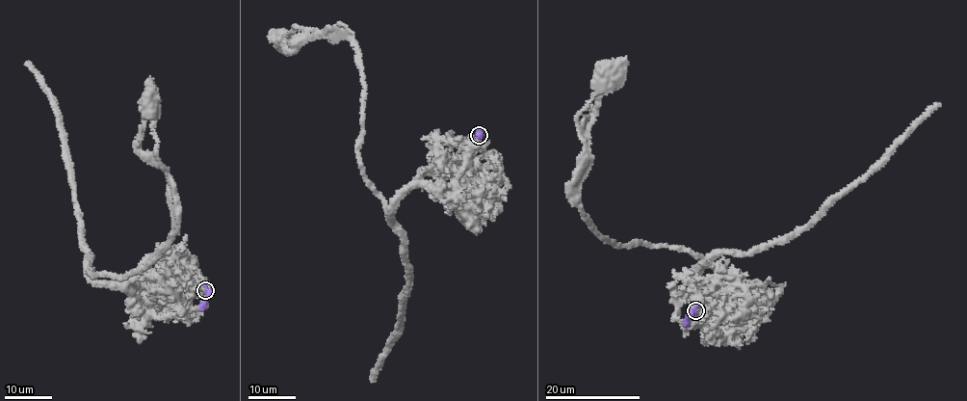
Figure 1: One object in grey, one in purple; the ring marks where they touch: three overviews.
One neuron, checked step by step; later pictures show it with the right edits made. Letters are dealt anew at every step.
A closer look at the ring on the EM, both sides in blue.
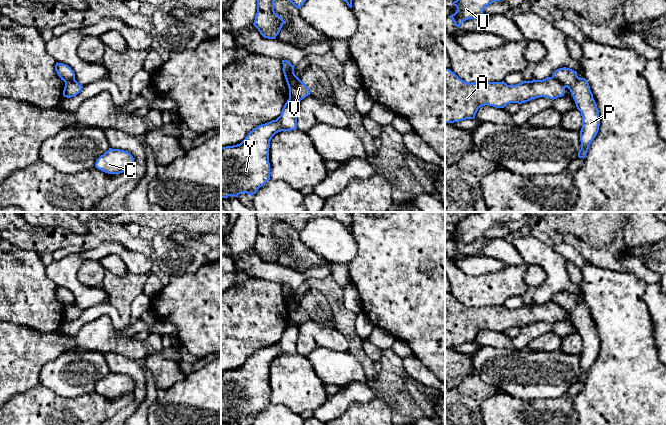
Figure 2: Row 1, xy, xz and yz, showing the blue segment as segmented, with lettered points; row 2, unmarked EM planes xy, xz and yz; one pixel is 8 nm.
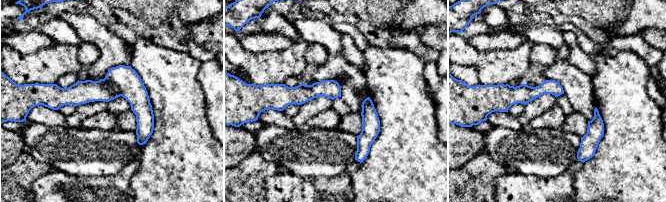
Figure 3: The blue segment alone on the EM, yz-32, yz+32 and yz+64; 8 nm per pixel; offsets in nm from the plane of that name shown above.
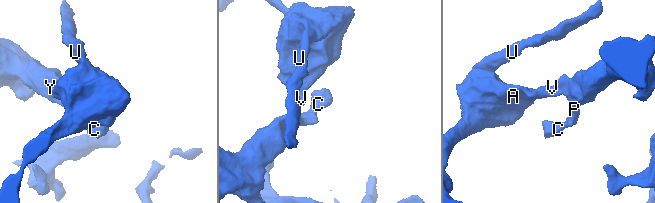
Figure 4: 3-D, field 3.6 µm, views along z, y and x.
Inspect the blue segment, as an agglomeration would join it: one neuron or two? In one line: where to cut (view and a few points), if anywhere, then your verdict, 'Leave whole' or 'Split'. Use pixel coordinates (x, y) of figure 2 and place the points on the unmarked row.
Split along yz (552, 300), (565, 311). Split

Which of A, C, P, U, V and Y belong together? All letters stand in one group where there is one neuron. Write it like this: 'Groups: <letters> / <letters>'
Groups: A U V / C P Y

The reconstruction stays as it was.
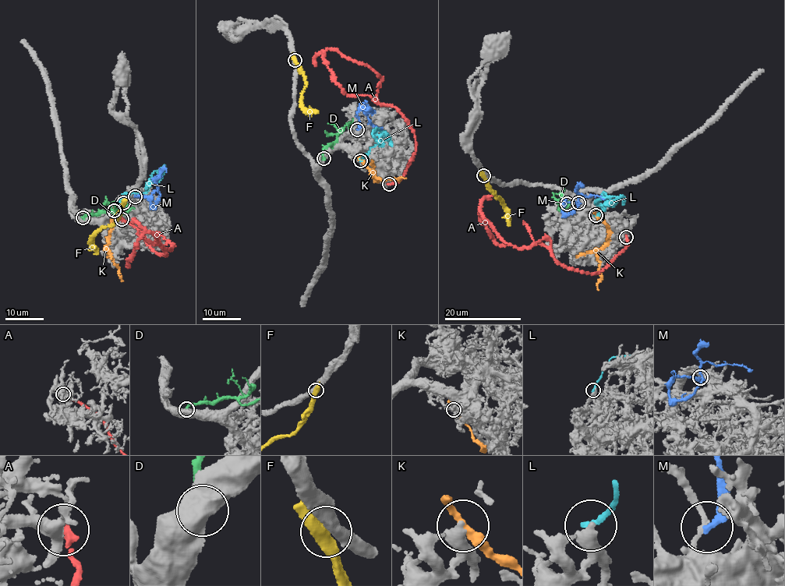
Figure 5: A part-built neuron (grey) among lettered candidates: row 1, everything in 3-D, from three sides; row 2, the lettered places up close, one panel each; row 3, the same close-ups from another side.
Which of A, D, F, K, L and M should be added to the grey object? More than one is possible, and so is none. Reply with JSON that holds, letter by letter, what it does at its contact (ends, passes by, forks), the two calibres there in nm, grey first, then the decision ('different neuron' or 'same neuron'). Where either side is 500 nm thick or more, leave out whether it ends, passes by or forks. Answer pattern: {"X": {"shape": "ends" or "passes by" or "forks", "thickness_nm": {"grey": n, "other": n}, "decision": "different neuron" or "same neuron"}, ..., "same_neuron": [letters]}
{"A": {"shape": "ends", "thickness_nm": {"grey": 380, "other": 320}, "decision": "different neuron"}, "D": {"thickness_nm": {"grey": 800, "other": 220}, "decision": "different neuron"}, "F": {"shape": "passes by", "thickness_nm": {"grey": 420, "other": 400}, "decision": "different neuron"}, "K": {"shape": "passes by", "thickness_nm": {"grey": 480, "other": 280}, "decision": "different neuron"}, "L": {"thickness_nm": {"grey": 550, "other": 240}, "decision": "different neuron"}, "M": {"shape": "ends", "thickness_nm": {"grey": 160, "other": 300}, "decision": "different neuron"}, "same_neuron": []}

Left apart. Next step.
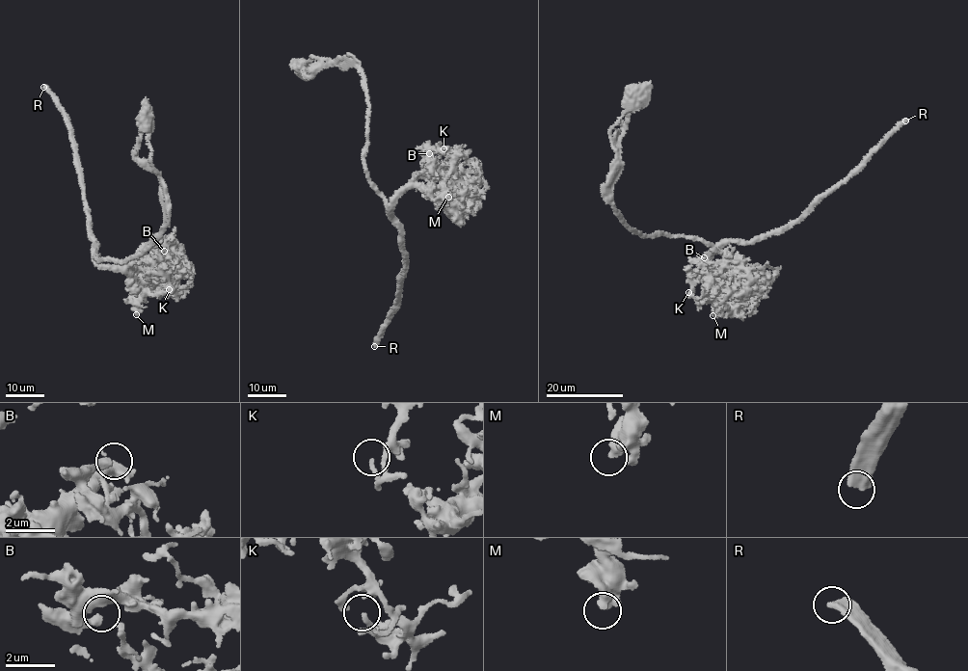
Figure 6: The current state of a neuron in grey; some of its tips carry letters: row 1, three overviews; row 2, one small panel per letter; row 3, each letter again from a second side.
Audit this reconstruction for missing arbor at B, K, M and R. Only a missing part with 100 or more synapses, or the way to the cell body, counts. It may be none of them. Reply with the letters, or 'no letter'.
R

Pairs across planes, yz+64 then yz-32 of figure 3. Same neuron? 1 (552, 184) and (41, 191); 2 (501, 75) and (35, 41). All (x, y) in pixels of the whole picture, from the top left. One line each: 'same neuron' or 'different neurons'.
1: same neuron
2: different neurons

